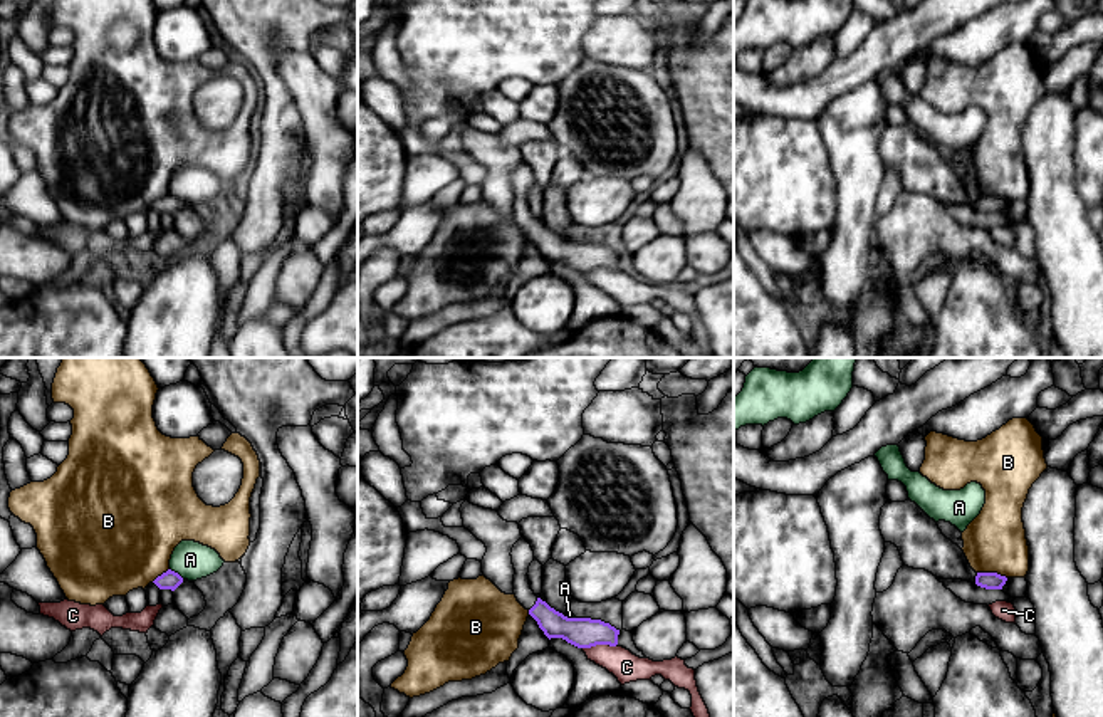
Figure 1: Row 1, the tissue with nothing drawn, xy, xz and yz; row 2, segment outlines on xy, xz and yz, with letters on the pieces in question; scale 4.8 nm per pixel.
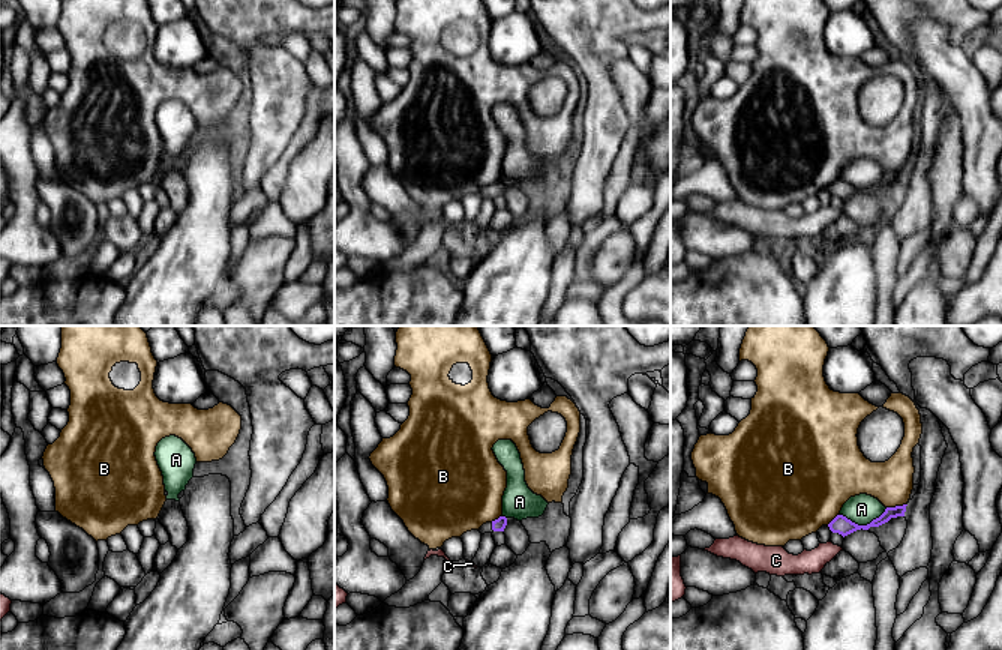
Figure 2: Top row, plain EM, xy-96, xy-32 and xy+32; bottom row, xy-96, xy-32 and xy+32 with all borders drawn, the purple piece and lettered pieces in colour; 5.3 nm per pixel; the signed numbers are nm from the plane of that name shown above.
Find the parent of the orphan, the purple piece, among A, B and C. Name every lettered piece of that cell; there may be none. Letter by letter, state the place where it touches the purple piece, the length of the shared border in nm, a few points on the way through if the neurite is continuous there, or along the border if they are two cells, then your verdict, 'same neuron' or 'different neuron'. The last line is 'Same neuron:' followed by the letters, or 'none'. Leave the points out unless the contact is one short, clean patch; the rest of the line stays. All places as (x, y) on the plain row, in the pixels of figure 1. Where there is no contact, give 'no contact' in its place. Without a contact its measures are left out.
A: meets purple in xy at (177, 197); contact 90 nm long; border along xy (170, 192), (183, 202); different neuron
B: meets purple in yz at (993, 197); contact 150 nm long; different neuron
C: meets purple in xz at (600, 267); contact 170 nm long; border along xz (616, 267), (583, 272); different neuron
Same neuron: none

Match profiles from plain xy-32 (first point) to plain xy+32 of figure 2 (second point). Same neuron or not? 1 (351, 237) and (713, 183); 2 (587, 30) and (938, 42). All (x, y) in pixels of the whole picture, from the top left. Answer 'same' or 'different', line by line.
1: different
2: different

